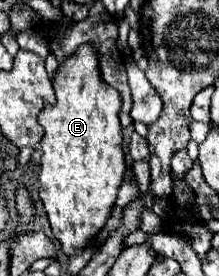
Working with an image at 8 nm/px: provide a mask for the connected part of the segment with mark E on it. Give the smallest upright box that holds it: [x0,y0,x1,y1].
[38,43,126,257]

